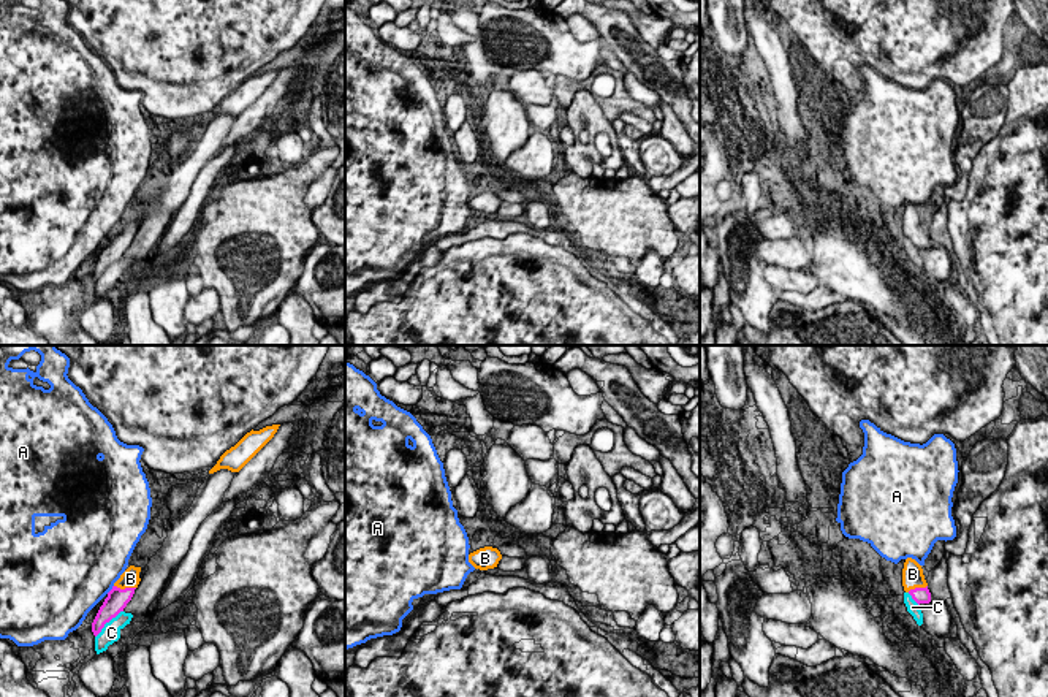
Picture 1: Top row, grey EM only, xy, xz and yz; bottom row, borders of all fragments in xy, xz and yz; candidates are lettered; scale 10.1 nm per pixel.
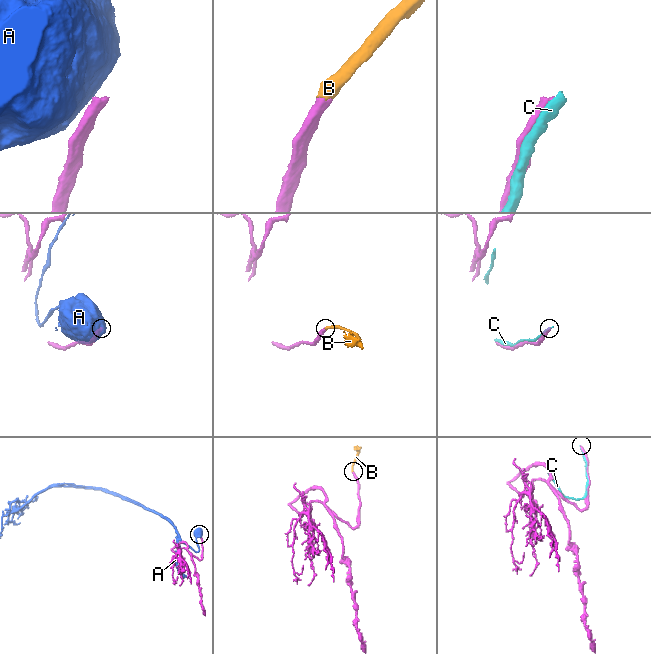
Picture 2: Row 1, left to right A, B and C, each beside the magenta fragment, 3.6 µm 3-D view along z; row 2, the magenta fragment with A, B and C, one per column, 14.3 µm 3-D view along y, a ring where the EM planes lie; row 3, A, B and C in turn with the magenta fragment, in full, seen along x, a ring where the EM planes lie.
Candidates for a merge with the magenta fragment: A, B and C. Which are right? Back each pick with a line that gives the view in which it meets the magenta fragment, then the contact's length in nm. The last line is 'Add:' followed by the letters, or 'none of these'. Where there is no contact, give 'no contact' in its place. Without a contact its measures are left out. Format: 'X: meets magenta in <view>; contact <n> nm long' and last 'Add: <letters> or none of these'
B: meets magenta in xy; contact 220 nm long
Add: B

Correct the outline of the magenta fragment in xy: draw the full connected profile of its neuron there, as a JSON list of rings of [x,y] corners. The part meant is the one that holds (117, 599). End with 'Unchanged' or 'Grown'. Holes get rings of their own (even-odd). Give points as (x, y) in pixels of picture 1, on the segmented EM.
[[[130,566],[114,583],[92,623],[92,632],[95,637],[101,632],[104,624],[123,611],[127,604],[131,600],[135,589],[141,581],[139,572],[141,567]]]. Grown

